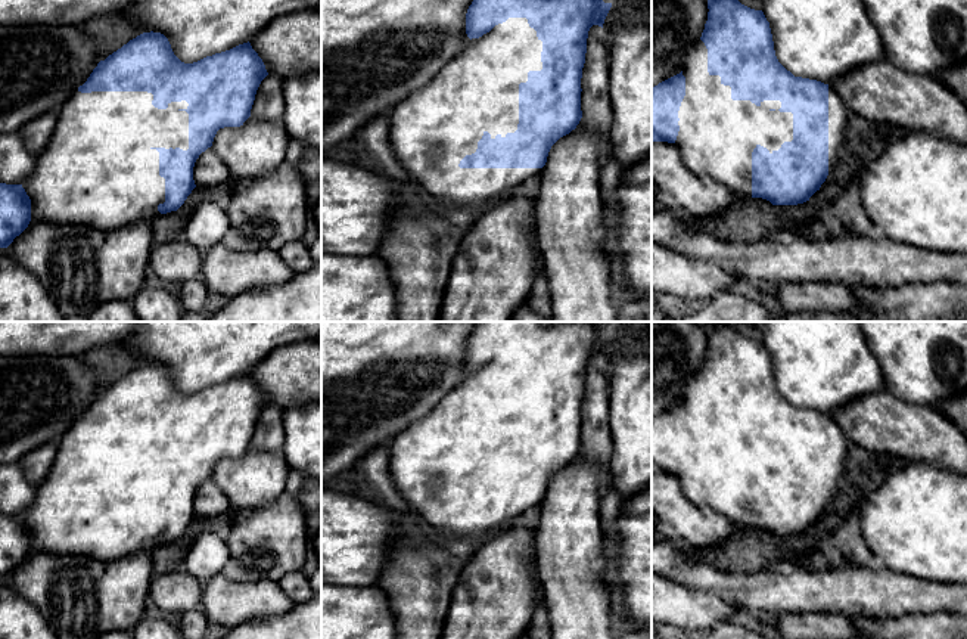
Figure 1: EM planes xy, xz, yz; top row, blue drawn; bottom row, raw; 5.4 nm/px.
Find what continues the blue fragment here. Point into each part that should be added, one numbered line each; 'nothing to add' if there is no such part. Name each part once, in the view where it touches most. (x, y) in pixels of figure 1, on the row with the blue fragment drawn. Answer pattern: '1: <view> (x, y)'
1: xz (434, 129)

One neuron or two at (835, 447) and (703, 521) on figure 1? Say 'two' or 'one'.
two

